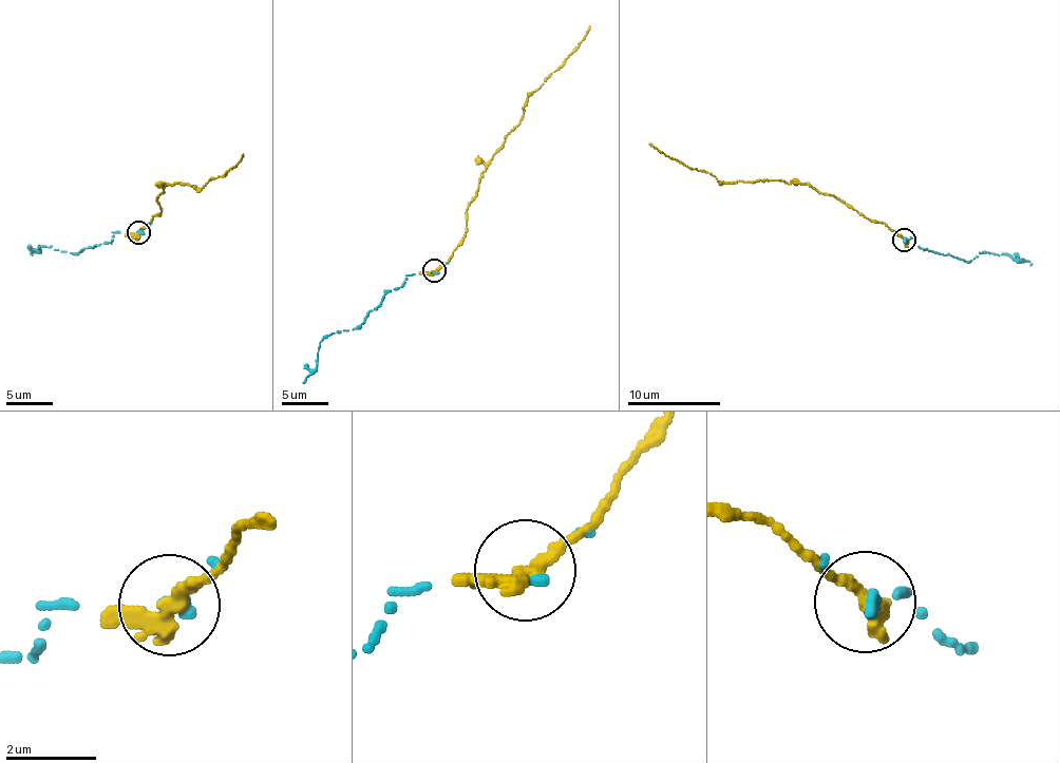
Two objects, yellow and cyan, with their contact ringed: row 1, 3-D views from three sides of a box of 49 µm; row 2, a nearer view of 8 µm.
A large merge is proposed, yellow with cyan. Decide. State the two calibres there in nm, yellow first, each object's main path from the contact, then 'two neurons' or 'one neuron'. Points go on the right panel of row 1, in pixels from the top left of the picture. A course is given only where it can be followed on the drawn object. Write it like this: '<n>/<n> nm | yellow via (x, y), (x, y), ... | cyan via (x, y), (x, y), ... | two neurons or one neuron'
360/320 nm | yellow via (904, 239), (883, 223), (868, 218), (838, 199), (796, 183), (721, 182), (707, 172), (670, 158), (648, 142) | cyan via (904, 239), (965, 262), (979, 253), (992, 252), (1016, 258), (1030, 266) | one neuron

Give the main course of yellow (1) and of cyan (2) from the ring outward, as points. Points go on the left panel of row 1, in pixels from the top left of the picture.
1: (138, 231), (161, 212), (156, 197), (167, 184), (200, 189), (234, 167), (243, 153)
2: (138, 231), (118, 233), (109, 243), (77, 254), (38, 246), (33, 255)

